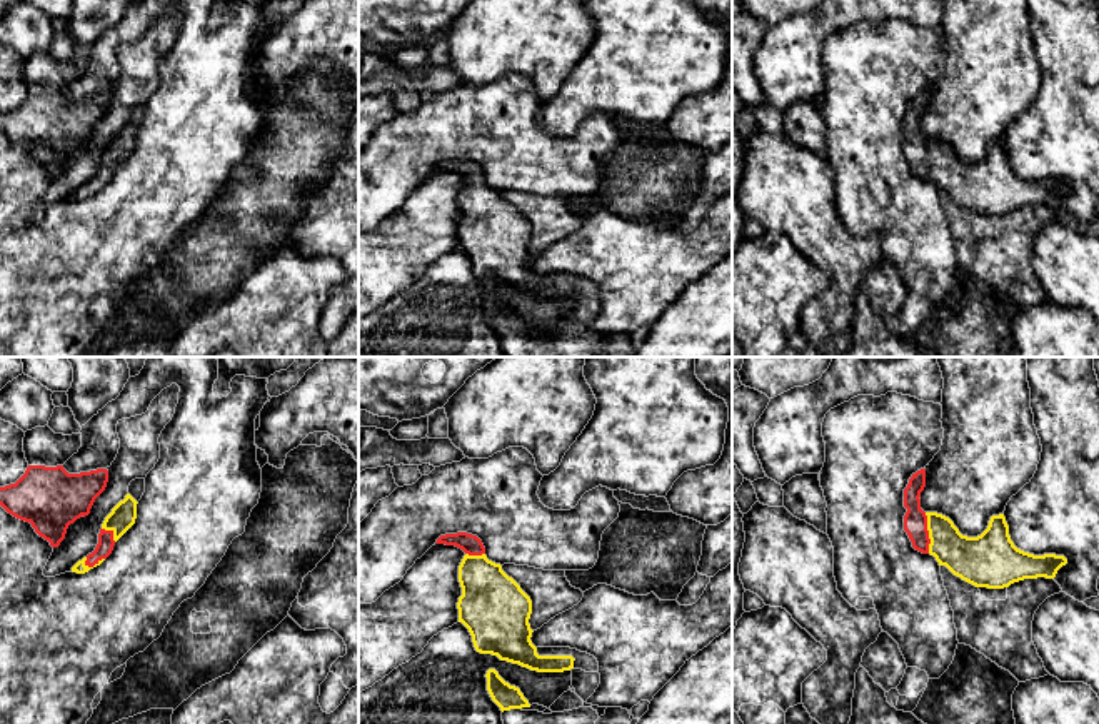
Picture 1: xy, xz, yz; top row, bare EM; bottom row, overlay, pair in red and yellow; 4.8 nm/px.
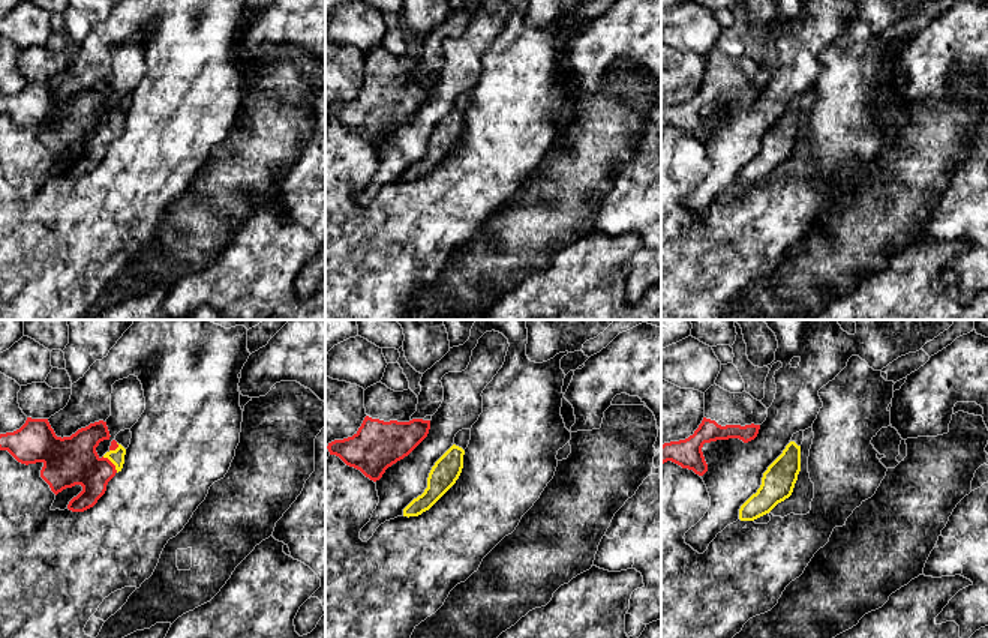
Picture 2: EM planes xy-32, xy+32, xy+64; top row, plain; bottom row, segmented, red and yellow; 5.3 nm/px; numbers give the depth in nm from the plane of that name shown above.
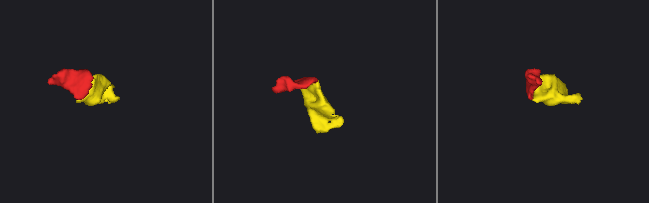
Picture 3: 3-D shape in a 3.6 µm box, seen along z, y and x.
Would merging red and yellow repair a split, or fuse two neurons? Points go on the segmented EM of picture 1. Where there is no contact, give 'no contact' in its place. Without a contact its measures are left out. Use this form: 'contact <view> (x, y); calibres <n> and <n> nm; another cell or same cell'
contact yz (928, 532); calibres 110 and 200 nm; same cell

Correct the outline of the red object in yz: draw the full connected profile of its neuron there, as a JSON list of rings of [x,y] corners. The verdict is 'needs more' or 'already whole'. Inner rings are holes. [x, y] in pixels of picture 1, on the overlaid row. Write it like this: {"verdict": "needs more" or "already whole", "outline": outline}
{"verdict": "needs more", "outline": [[[921,469],[904,489],[904,530],[916,551],[934,556],[939,566],[962,581],[976,587],[1004,589],[1024,579],[1054,579],[1067,564],[1064,556],[1034,556],[1017,549],[1004,514],[992,515],[981,535],[962,535],[949,517],[921,509],[924,487],[926,469]]]}

